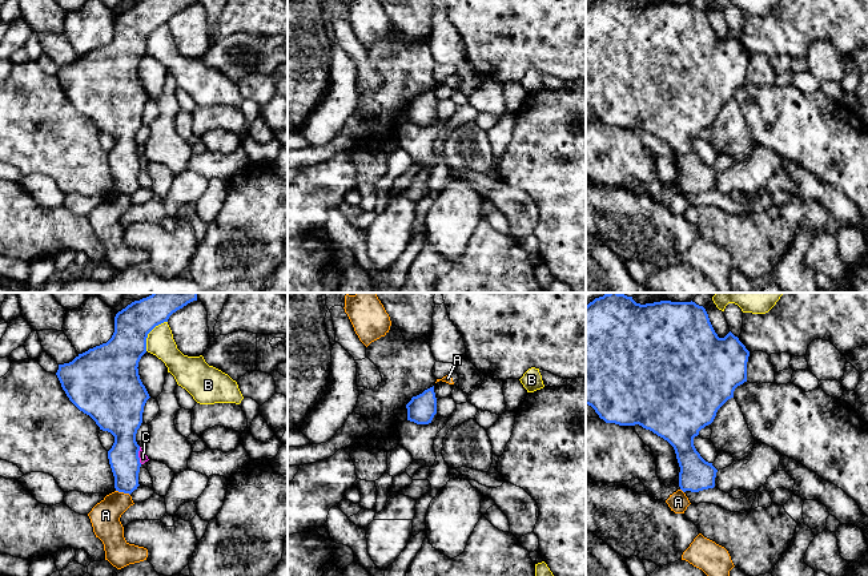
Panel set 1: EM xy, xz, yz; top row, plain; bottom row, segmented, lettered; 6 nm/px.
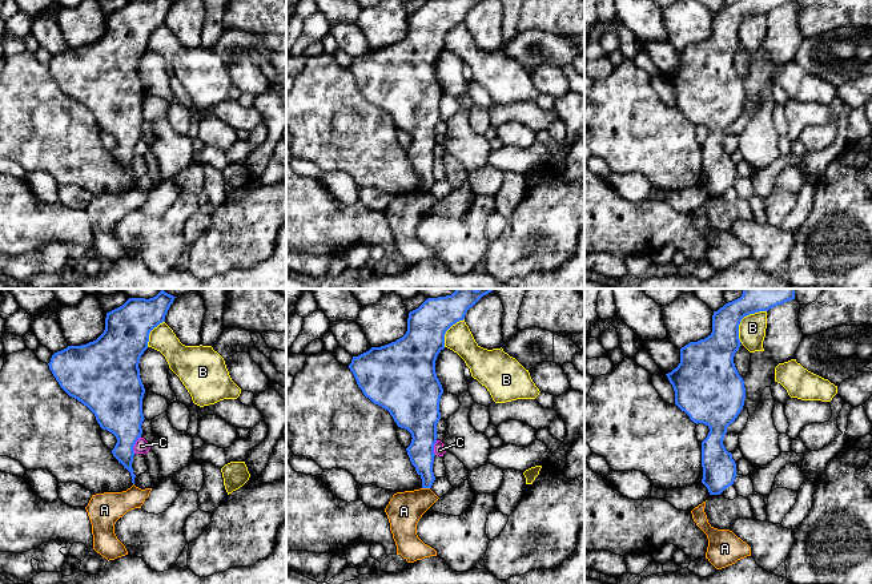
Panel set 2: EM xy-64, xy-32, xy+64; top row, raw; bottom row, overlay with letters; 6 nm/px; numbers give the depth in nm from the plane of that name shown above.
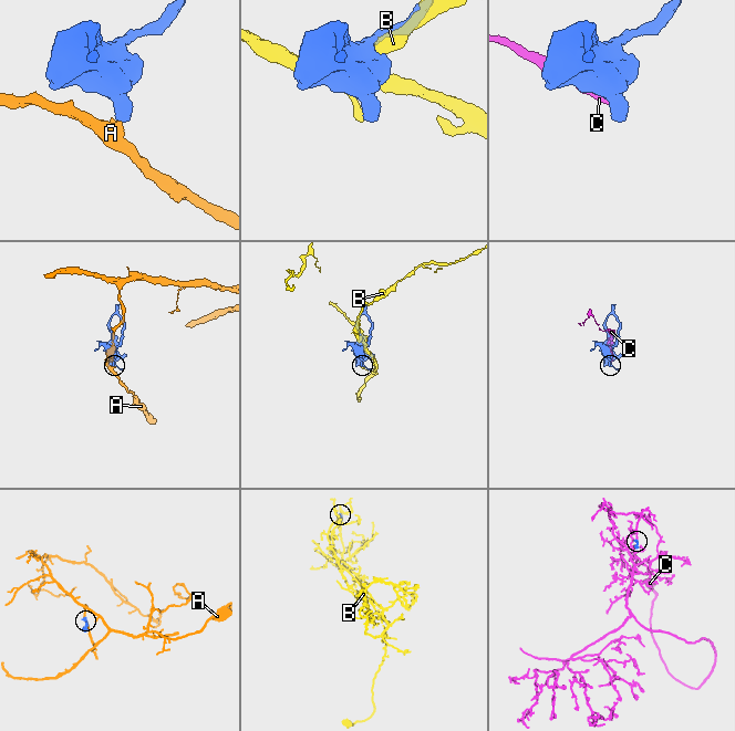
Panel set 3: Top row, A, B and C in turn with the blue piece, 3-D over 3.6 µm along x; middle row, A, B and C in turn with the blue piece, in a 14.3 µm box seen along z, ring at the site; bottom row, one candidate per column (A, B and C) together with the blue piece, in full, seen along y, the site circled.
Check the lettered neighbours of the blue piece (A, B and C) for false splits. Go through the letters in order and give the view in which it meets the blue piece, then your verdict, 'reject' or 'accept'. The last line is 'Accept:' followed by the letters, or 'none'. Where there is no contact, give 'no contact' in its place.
A: xy | reject
B: xy | reject
C: xy | reject
Accept: none

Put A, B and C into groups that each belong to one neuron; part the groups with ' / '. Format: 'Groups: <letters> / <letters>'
Groups: A / B / C

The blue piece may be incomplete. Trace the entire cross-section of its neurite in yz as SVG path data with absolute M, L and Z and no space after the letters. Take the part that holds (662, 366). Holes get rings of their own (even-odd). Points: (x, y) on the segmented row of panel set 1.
M608 293L586 306L586 404L606 423L639 424L667 440L676 454L683 492L715 487L718 470L700 456L694 438L714 422L718 410L734 398L735 388L747 382L748 357L750 351L731 331L719 338L706 309L692 301L640 305L632 297Z

